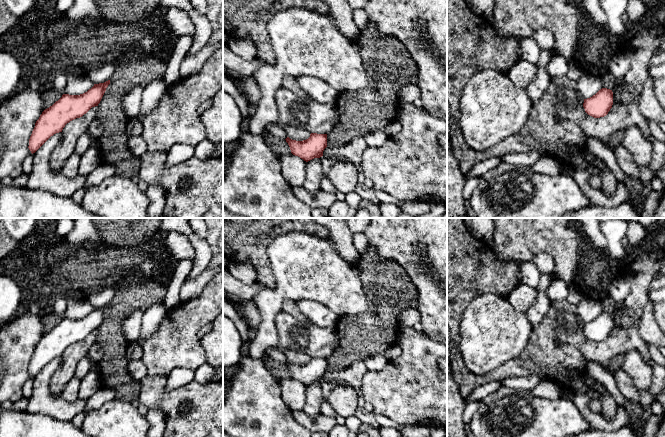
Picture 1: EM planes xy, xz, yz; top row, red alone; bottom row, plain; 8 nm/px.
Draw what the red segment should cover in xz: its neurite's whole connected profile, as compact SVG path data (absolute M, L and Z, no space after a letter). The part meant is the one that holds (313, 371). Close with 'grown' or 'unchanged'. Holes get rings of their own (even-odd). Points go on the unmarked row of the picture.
M311 357L310 361L303 365L292 364L289 361L285 364L291 377L306 386L322 381L323 375L327 371L327 358Z; unchanged

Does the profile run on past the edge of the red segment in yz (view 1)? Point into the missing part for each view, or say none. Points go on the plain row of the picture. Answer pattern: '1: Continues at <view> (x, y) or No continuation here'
1: No continuation here

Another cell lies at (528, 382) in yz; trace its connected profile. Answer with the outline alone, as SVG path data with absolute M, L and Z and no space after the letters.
M538 374L528 376L510 377L501 381L502 385L509 388L518 388L531 391L536 385L543 380L549 380Z

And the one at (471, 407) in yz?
M471 401L466 403L464 412L463 412L463 421L465 425L468 425L474 416L475 412L478 410L480 401Z

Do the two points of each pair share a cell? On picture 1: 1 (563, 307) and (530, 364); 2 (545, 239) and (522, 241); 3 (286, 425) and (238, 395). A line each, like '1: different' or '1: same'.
1: different
2: same
3: same

